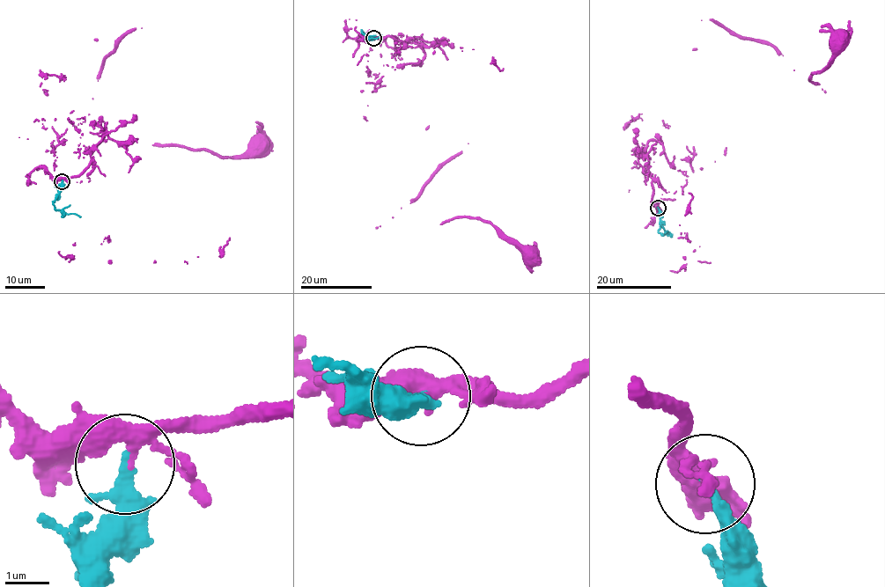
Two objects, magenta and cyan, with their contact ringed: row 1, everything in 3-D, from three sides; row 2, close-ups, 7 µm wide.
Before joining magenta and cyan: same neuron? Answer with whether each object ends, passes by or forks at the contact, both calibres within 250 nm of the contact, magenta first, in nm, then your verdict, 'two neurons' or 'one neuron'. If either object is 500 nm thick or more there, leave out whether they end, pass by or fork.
magenta forks there; cyan passes by; 240 nm thick on the magenta side, 200 nm on the other; one neuron

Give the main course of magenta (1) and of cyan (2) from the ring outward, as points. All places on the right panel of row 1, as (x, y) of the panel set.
1: (657, 208), (637, 160), (661, 143), (692, 49), (722, 25), (817, 82), (838, 40)
2: (657, 208), (660, 224), (658, 231), (668, 233), (667, 231), (664, 231)

